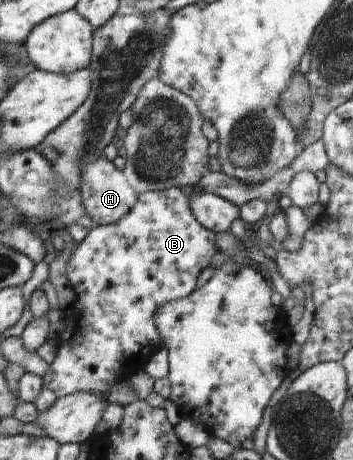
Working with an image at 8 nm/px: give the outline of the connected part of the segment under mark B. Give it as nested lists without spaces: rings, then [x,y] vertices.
[[[179,187],[166,188],[160,191],[147,191],[138,194],[135,206],[121,220],[111,225],[94,225],[89,230],[85,238],[77,246],[77,250],[72,252],[68,263],[66,264],[66,274],[69,280],[70,288],[75,291],[76,299],[70,310],[64,314],[65,332],[61,335],[63,346],[58,348],[55,360],[50,363],[48,370],[42,377],[44,386],[53,391],[57,398],[69,396],[76,392],[92,392],[99,395],[101,400],[107,401],[108,390],[114,382],[121,380],[129,380],[143,371],[146,364],[150,361],[153,354],[159,350],[161,346],[160,336],[154,321],[155,311],[157,307],[168,303],[172,300],[182,299],[189,296],[195,290],[198,276],[204,268],[210,266],[213,255],[216,251],[216,233],[207,230],[199,224],[199,221],[194,217],[188,203],[189,197],[186,196]]]

